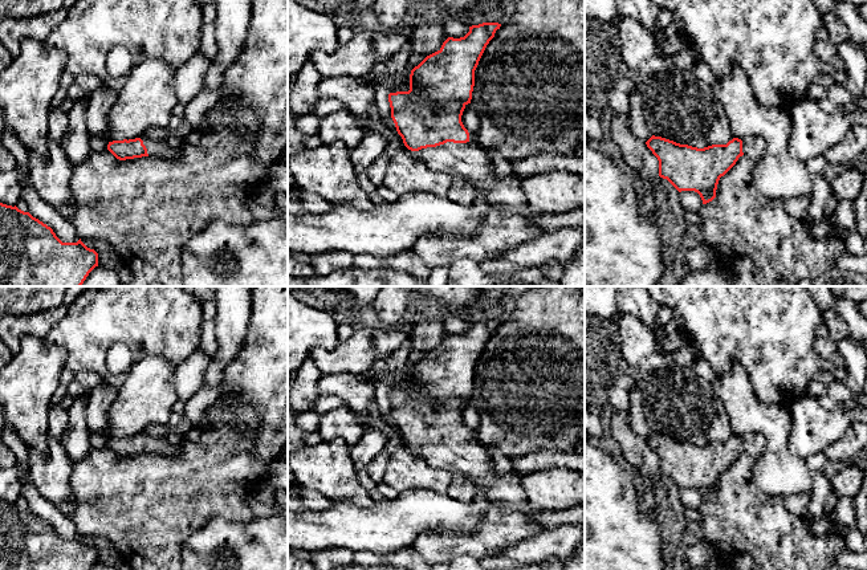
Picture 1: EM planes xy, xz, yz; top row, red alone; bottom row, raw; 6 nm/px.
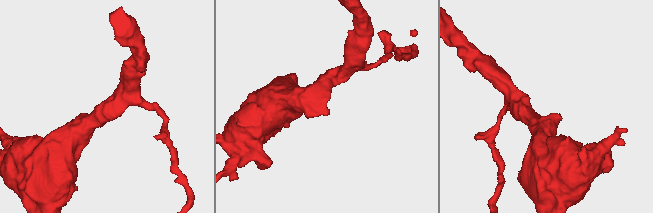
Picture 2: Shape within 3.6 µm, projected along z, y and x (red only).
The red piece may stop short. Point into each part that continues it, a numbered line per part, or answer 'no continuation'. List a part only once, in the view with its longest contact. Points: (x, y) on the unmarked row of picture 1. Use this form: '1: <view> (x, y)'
1: xz (468, 457)

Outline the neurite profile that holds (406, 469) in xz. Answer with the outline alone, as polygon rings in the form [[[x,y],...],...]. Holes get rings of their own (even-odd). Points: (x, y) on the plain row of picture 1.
[[[407,444],[400,445],[390,455],[383,483],[403,492],[407,489],[431,489],[437,493],[447,493],[452,473],[432,468],[416,448]]]

